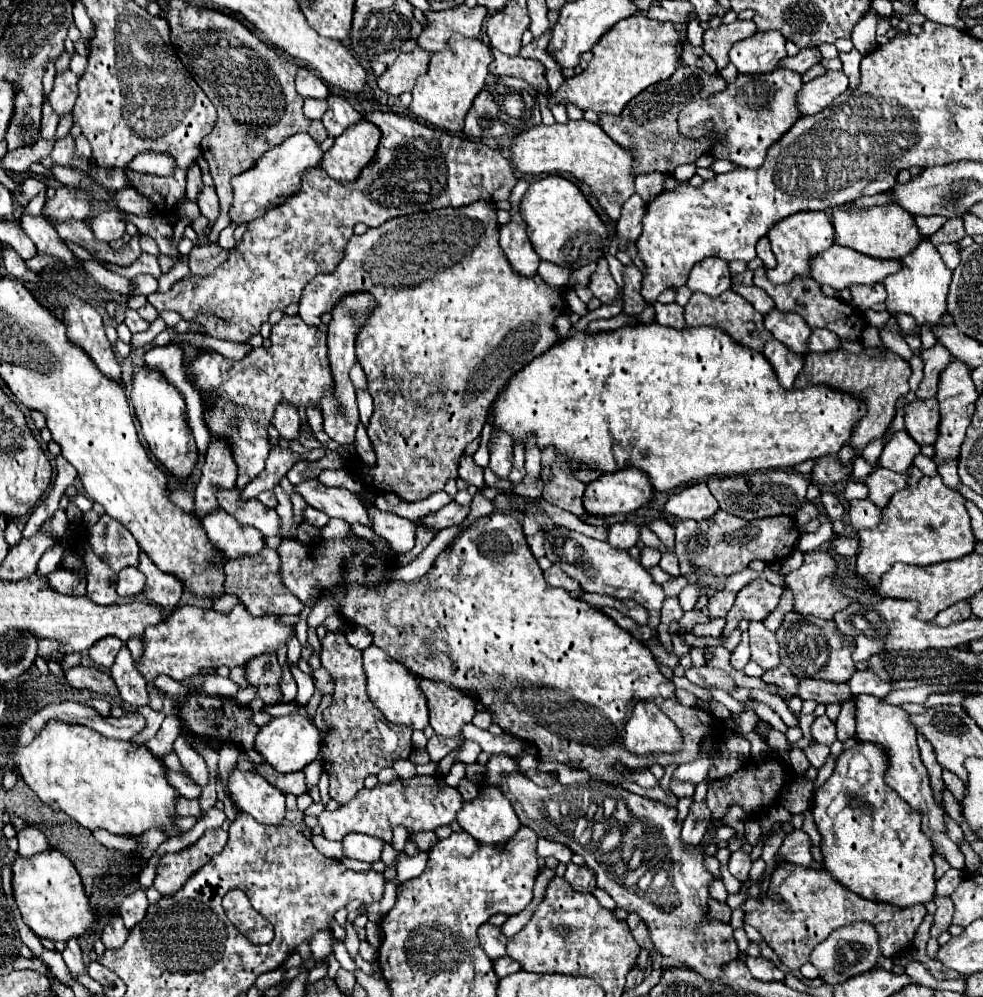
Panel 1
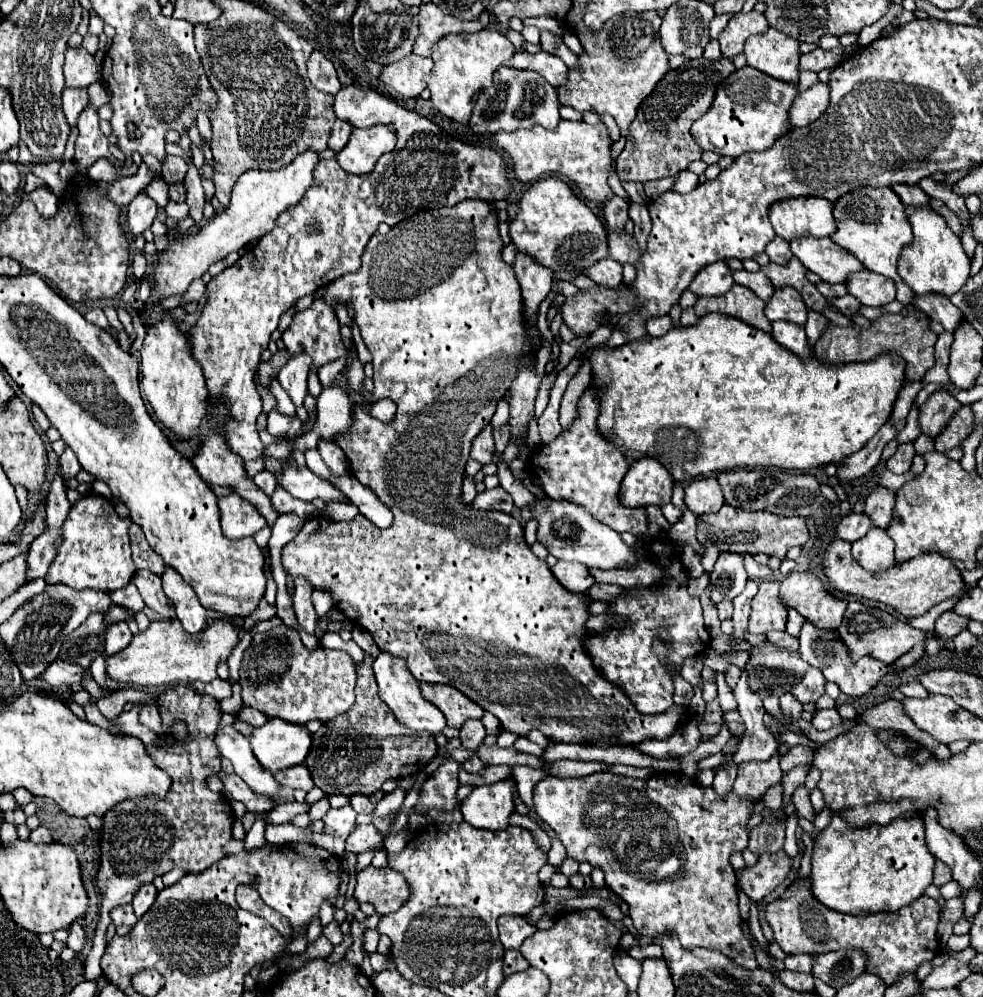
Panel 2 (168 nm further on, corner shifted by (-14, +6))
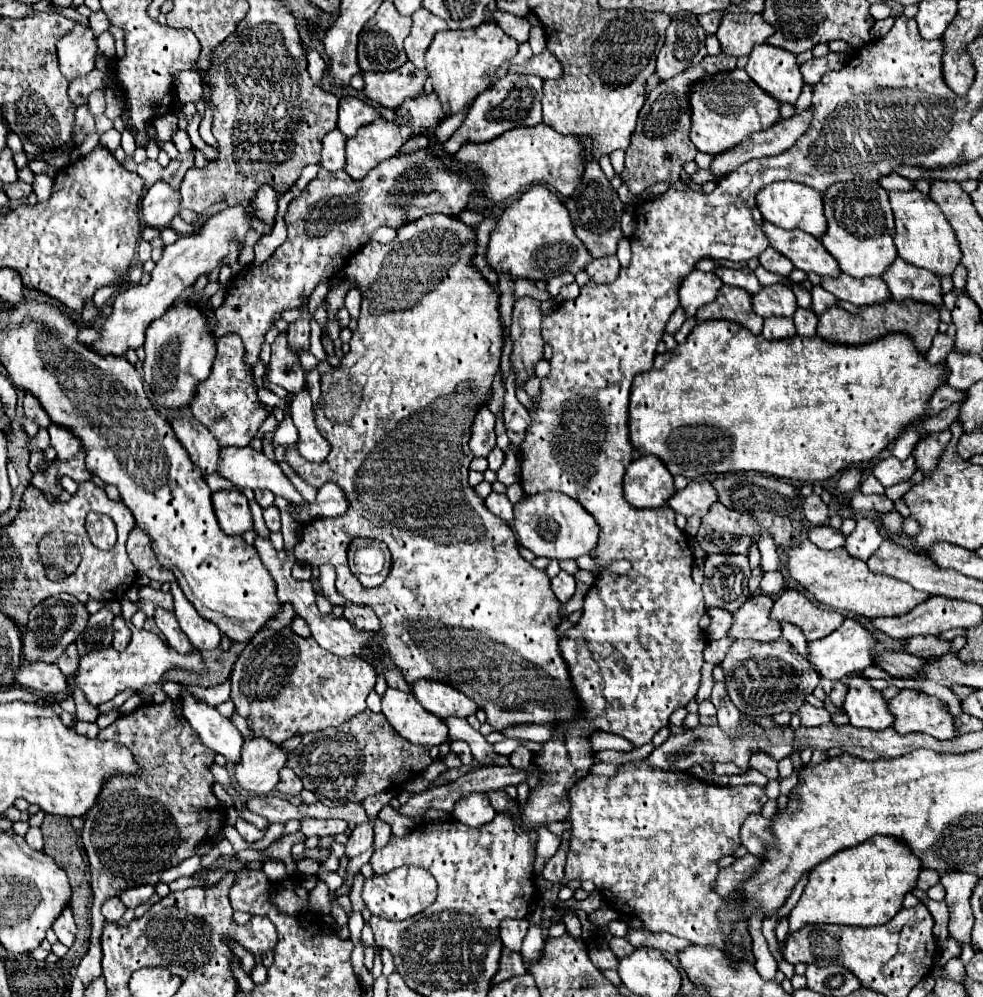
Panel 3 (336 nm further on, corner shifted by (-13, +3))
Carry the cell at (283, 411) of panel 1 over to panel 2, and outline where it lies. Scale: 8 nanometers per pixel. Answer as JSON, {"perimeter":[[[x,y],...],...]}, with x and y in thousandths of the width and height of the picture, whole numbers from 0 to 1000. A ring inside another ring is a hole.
{"perimeter":[[[303,356],[301,360],[295,360],[293,366],[289,366],[283,376],[283,384],[289,388],[289,392],[295,396],[301,408],[307,408],[313,396],[311,378],[313,378],[313,356]]]}

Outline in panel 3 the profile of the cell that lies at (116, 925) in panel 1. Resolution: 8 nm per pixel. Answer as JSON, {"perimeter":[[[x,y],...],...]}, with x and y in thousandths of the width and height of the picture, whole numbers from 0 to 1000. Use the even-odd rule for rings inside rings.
{"perimeter":[[[111,901],[109,905],[105,905],[103,909],[103,917],[107,919],[107,923],[111,925],[119,925],[125,917],[127,917],[127,907],[121,903],[121,901]]]}

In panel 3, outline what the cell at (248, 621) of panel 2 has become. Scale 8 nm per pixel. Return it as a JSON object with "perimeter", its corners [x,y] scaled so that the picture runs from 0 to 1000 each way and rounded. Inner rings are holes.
{"perimeter":[[[290,606],[288,612],[284,614],[284,620],[278,620],[272,630],[294,630],[296,628],[296,622],[300,620],[300,612],[296,606]]]}

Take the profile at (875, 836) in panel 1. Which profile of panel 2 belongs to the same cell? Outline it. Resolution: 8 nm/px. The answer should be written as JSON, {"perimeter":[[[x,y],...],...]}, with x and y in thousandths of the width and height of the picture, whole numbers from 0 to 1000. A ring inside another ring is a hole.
{"perimeter":[[[848,815],[844,827],[828,844],[826,856],[826,896],[840,910],[857,916],[893,916],[893,914],[914,914],[926,908],[930,902],[940,898],[950,882],[952,860],[944,854],[940,844],[940,821],[932,815],[905,823],[903,827],[887,825],[883,829],[867,829],[861,825],[859,817]]]}

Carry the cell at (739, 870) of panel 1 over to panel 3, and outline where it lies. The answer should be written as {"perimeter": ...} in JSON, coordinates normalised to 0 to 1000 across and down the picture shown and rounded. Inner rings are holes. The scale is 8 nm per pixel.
{"perimeter":[[[764,816],[756,828],[754,828],[754,847],[766,857],[766,859],[776,859],[776,849],[784,845],[784,832],[782,832],[782,822],[776,820],[774,816]]]}

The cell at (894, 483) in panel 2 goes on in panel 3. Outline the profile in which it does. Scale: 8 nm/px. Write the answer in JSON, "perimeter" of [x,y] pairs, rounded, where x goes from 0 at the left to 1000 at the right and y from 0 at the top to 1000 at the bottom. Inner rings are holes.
{"perimeter":[[[882,477],[880,483],[876,485],[876,493],[878,495],[898,495],[900,489],[894,487],[894,481],[890,477]]]}

